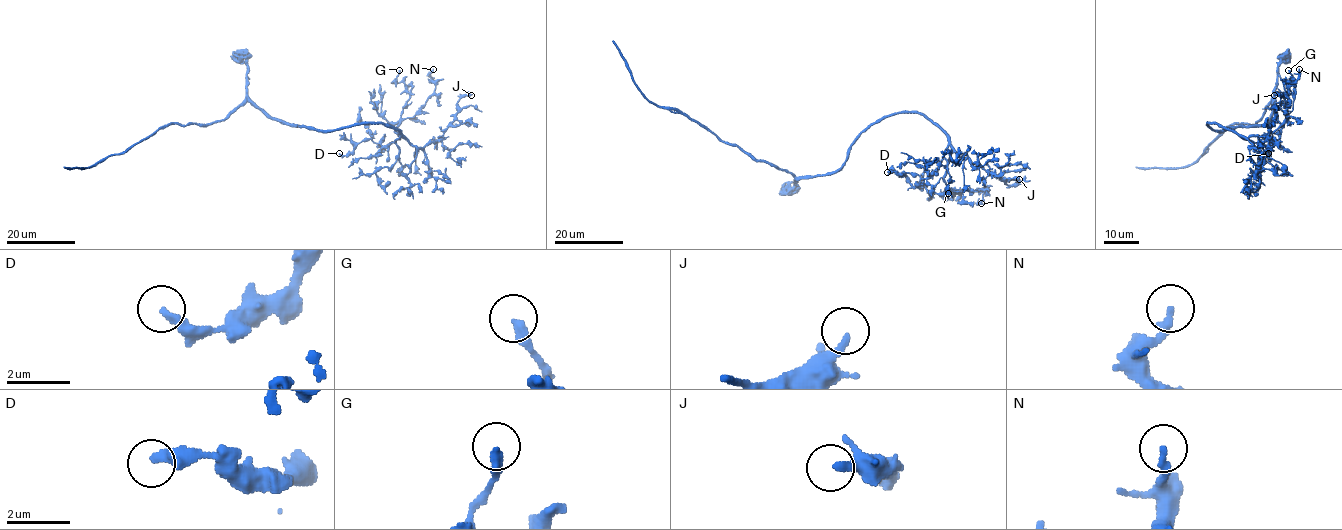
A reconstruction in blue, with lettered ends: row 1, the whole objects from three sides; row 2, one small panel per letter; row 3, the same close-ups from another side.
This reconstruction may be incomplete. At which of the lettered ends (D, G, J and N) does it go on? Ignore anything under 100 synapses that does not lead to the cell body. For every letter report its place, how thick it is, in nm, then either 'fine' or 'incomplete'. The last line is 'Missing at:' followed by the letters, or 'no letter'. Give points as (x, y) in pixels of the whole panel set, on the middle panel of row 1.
D: place (887, 172); calibre 300 nm; fine
G: place (948, 193); calibre 320 nm; fine
J: place (1019, 179); calibre 260 nm; fine
N: place (981, 203); calibre 240 nm; fine
Missing at: no letter

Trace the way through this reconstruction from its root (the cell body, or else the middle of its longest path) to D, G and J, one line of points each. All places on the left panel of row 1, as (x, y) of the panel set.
D: (283, 121), (321, 130), (385, 123), (399, 132), (386, 145), (370, 139), (361, 140), (345, 155), (339, 153)
G: (283, 121), (321, 130), (385, 123), (403, 137), (395, 129), (409, 94), (403, 82), (395, 82), (399, 70)
J: (283, 121), (321, 130), (385, 123), (411, 144), (423, 147), (434, 143), (453, 120), (457, 102), (471, 95)

